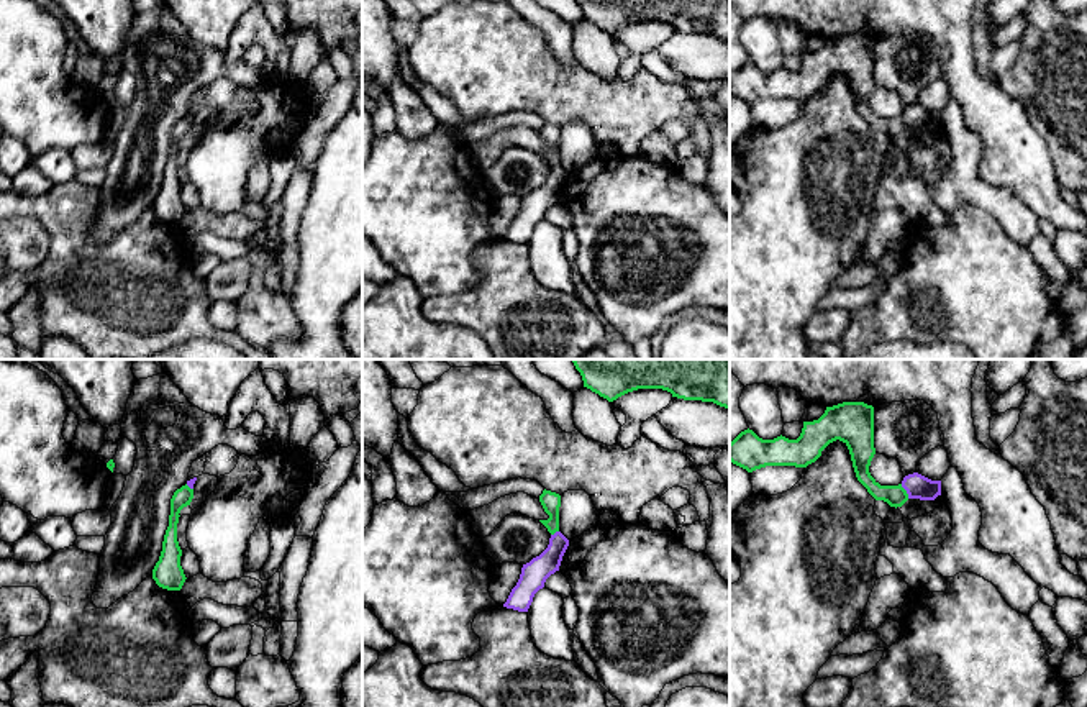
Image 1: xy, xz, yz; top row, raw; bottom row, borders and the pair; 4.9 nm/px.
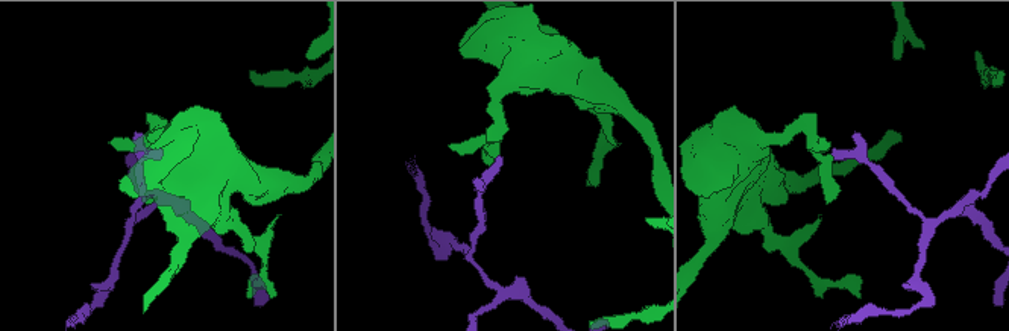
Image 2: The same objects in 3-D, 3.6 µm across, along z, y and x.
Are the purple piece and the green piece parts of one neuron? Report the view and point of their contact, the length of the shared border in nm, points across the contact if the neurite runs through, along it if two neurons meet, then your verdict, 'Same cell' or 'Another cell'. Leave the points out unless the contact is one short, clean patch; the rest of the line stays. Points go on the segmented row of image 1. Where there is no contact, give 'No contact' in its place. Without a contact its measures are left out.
Touches purple at yz (905, 489). Shared border 80 nm. Boundary: yz (900, 484), (909, 497). Another cell

